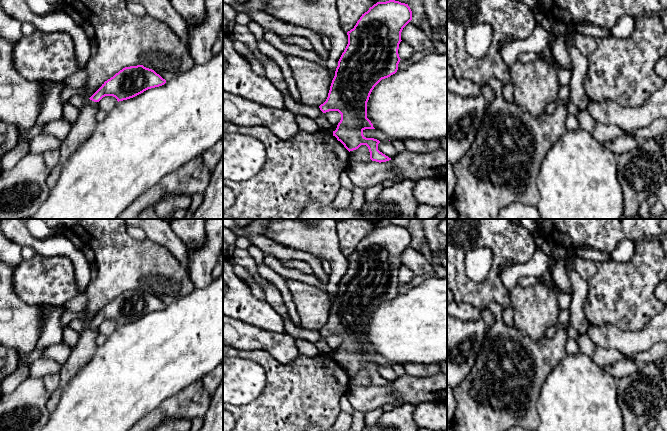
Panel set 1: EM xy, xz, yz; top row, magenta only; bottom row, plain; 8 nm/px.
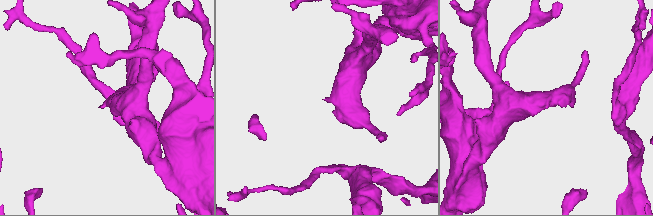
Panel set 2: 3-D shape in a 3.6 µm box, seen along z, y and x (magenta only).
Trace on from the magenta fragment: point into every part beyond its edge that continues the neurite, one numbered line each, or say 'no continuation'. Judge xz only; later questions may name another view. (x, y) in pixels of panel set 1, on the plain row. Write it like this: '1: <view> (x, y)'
no continuation

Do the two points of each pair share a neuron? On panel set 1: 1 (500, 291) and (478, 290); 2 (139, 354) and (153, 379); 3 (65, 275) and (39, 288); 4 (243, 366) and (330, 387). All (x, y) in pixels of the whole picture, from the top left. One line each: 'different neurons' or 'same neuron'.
1: same neuron
2: same neuron
3: same neuron
4: different neurons

